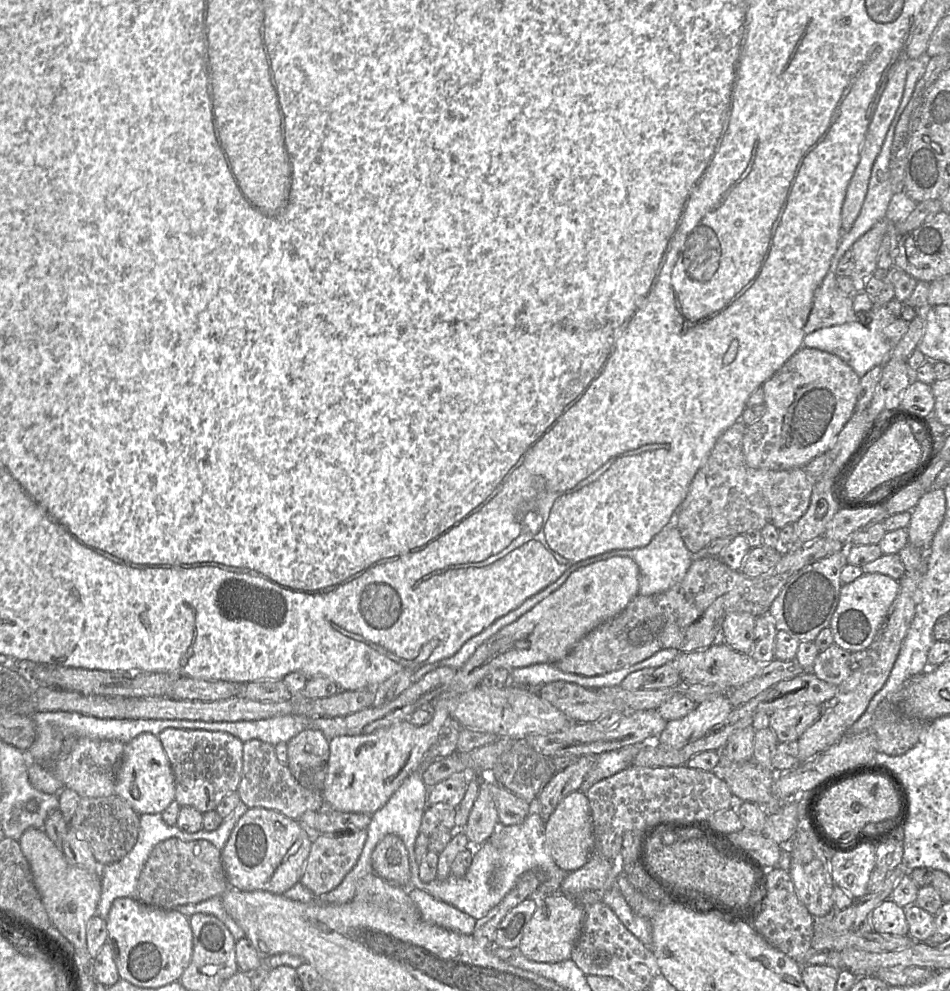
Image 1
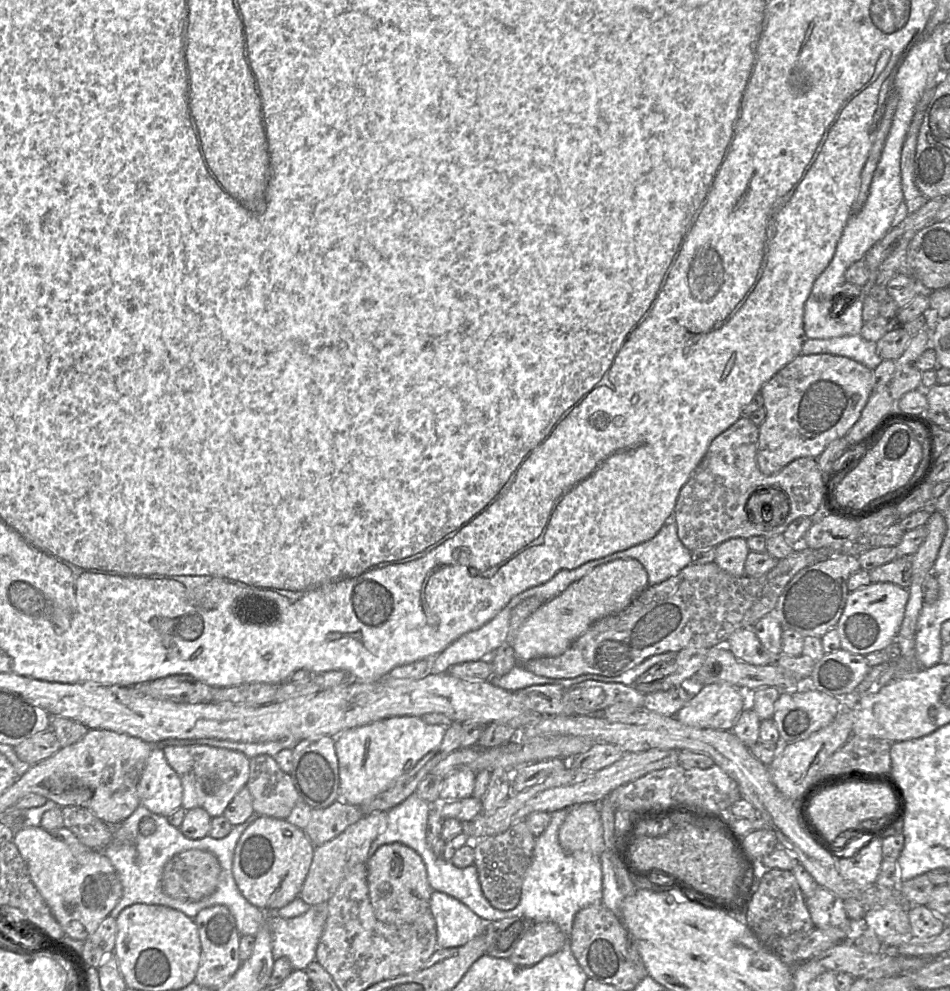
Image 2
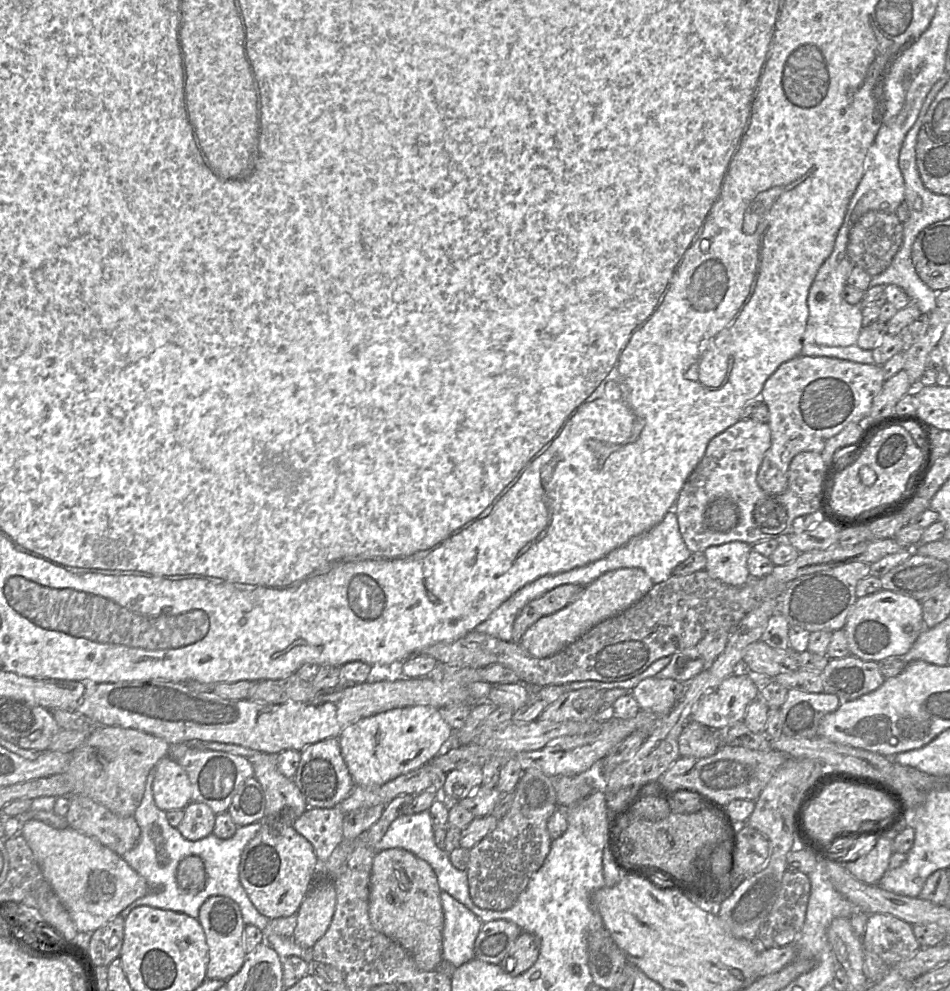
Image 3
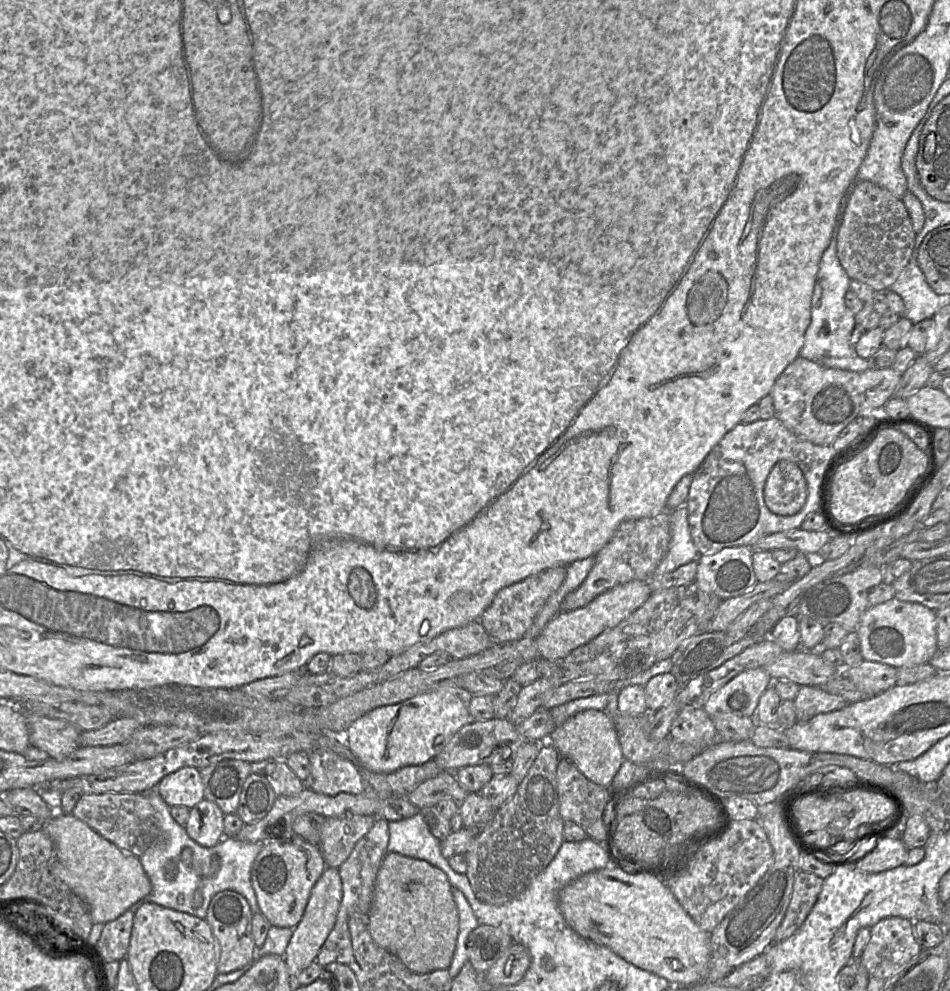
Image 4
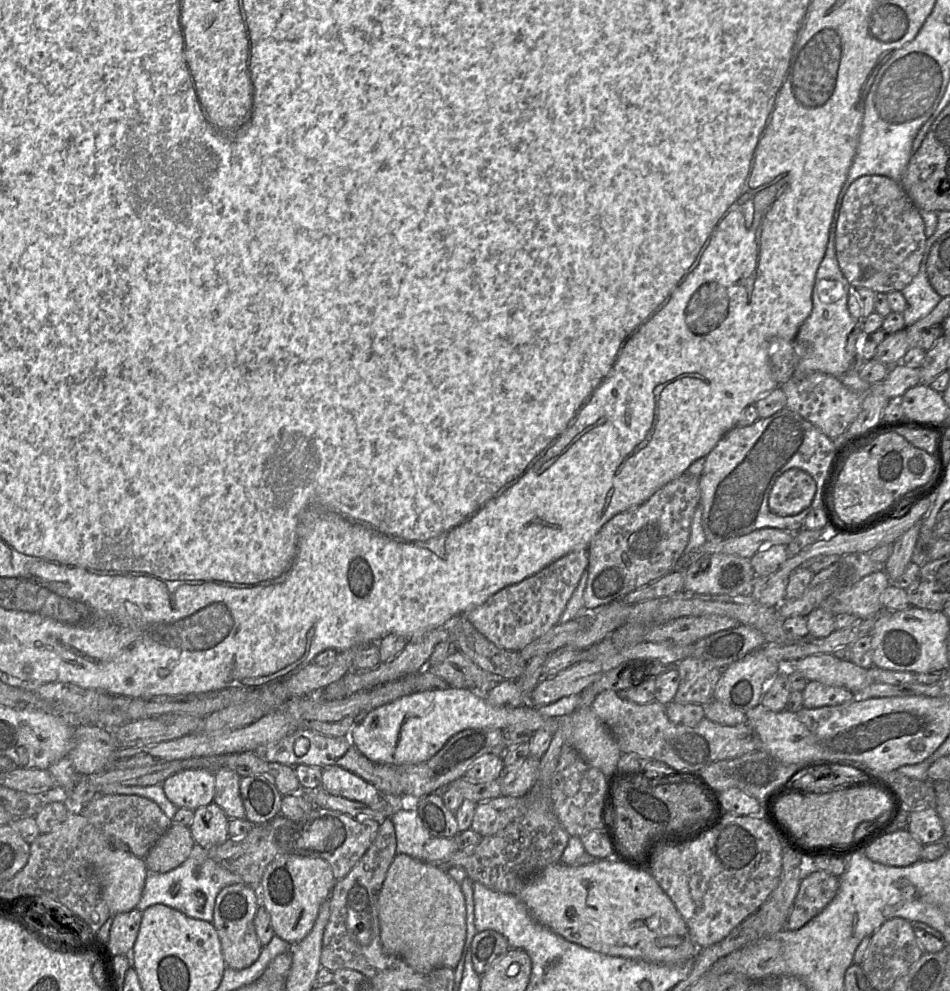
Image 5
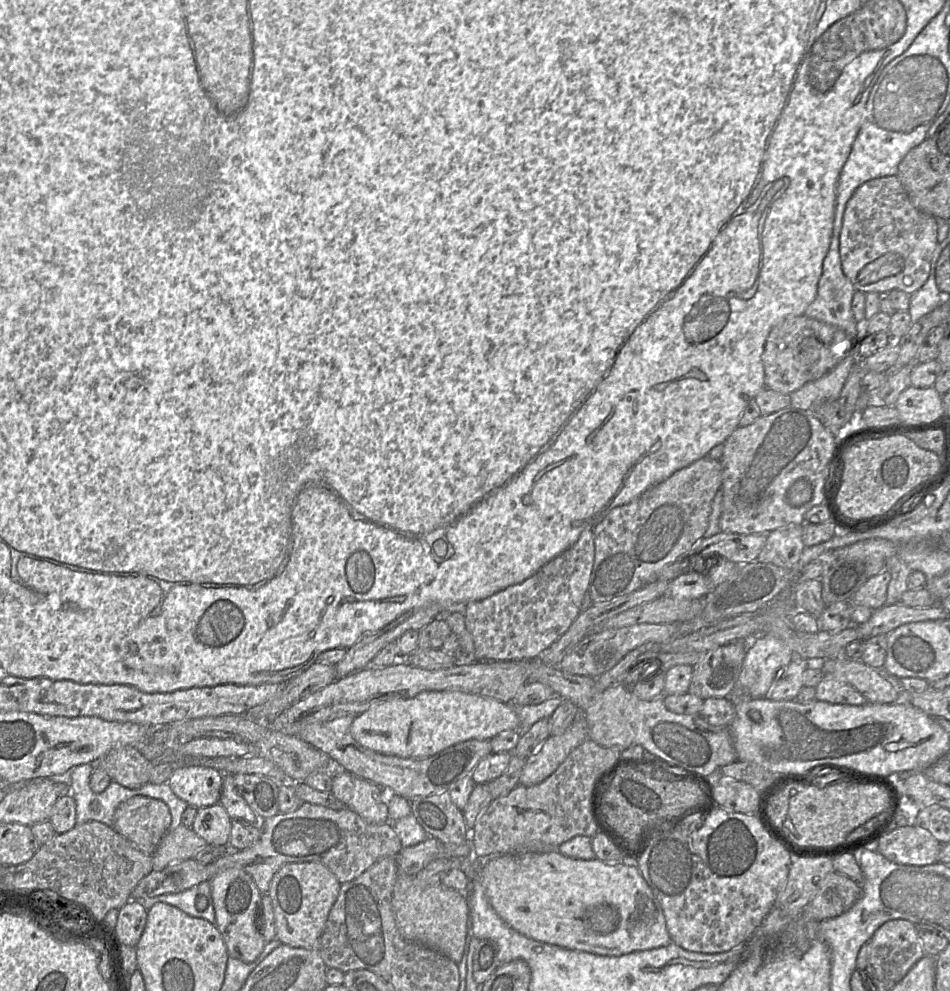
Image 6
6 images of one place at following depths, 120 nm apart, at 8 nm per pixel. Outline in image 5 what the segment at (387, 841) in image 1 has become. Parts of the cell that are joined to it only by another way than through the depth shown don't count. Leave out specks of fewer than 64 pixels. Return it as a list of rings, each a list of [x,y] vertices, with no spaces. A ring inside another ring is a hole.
[[[397,854],[378,895],[378,916],[381,943],[387,954],[401,958],[419,973],[457,967],[466,940],[466,903],[460,884],[441,865]]]

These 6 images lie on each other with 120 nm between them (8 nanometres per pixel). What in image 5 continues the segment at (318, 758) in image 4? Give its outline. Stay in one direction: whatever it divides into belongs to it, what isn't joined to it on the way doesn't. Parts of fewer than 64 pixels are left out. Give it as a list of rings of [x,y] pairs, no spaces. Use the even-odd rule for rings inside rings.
[[[339,766],[323,768],[321,787],[328,794],[375,805],[385,797],[371,783]]]

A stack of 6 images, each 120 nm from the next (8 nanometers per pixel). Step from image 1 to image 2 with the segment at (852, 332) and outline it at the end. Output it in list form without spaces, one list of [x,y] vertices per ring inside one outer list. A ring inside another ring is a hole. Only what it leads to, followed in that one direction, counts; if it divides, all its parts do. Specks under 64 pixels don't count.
[[[861,335],[830,339],[806,338],[801,354],[831,354],[844,356],[859,362],[874,371],[883,359],[876,352],[876,343],[865,340]]]

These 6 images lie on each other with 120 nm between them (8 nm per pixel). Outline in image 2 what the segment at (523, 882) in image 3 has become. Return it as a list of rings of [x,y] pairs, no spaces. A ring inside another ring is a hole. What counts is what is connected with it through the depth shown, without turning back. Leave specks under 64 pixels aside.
[[[521,819],[501,833],[473,842],[473,864],[477,868],[482,892],[494,908],[510,910],[518,904],[523,878],[532,861],[535,838],[525,819]]]

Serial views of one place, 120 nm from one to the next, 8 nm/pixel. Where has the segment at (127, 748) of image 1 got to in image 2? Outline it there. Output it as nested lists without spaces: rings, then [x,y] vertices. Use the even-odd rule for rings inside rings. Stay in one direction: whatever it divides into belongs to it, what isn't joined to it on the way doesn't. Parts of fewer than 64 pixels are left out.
[[[154,746],[137,785],[139,803],[167,817],[182,808],[183,786],[160,746]]]

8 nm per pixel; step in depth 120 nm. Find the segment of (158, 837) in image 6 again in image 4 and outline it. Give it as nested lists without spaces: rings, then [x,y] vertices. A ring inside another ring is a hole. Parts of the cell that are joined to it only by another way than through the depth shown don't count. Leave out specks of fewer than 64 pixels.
[[[86,794],[77,802],[72,815],[123,851],[140,857],[160,835],[160,823],[145,794]]]

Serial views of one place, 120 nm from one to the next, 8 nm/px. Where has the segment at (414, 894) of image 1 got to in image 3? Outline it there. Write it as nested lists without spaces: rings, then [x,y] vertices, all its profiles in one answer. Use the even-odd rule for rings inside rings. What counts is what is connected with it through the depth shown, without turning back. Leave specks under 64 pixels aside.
[[[441,891],[440,900],[444,912],[442,956],[457,968],[474,957],[474,943],[483,922],[449,893]]]

